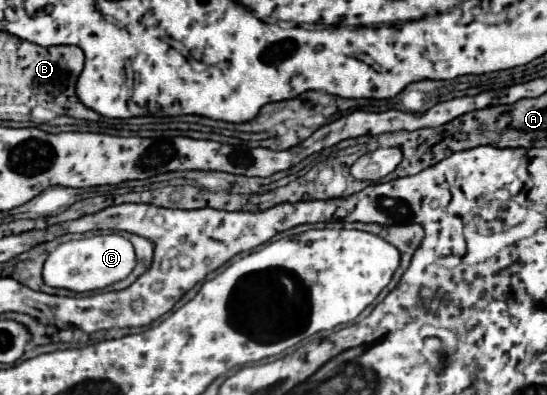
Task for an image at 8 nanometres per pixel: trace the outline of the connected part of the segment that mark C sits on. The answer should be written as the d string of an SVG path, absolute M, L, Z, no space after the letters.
M106 233L106 235L94 235L78 241L60 243L48 255L44 263L42 279L50 287L62 287L76 293L84 293L84 291L96 291L96 289L108 287L128 277L134 265L136 265L136 255L134 255L132 243L118 233Z

